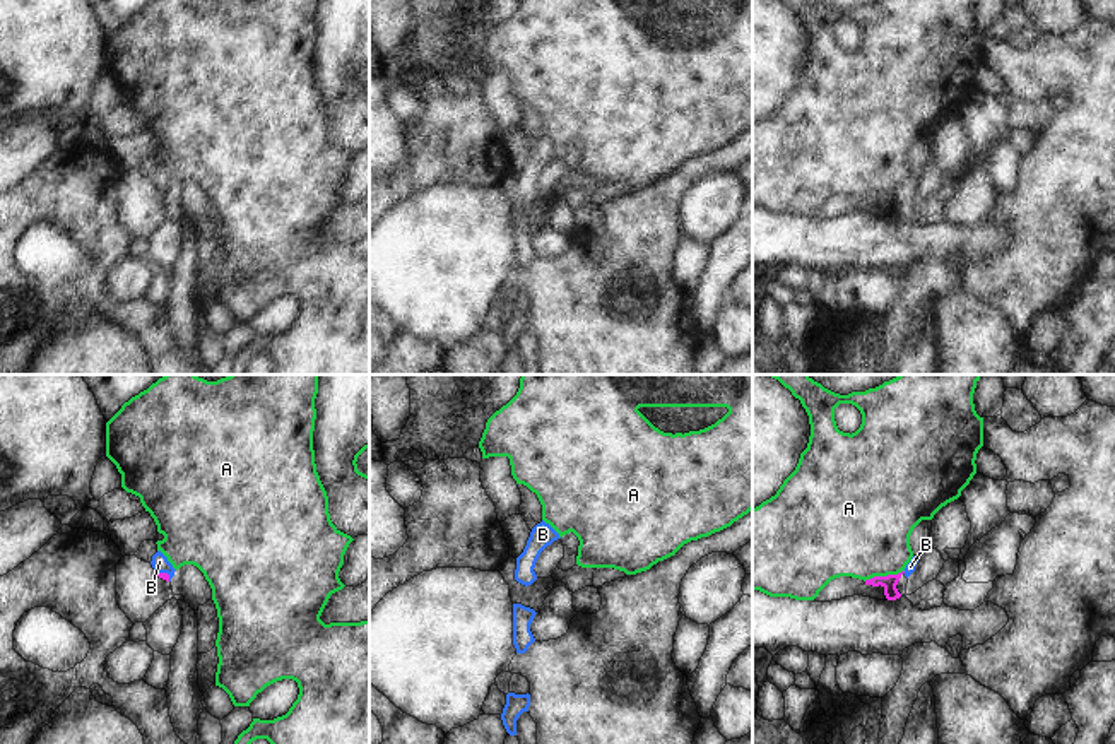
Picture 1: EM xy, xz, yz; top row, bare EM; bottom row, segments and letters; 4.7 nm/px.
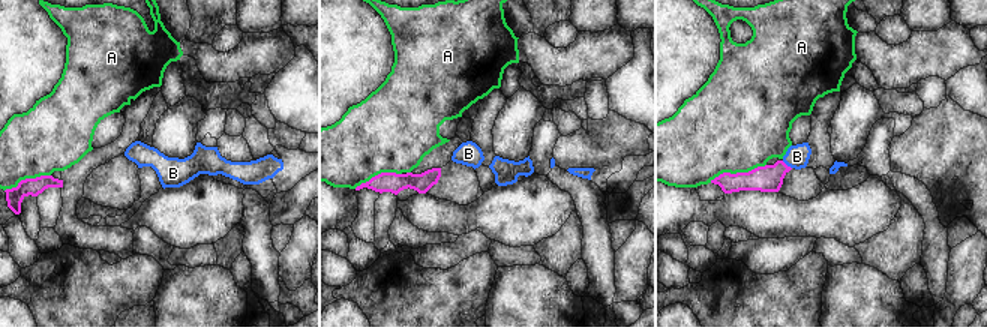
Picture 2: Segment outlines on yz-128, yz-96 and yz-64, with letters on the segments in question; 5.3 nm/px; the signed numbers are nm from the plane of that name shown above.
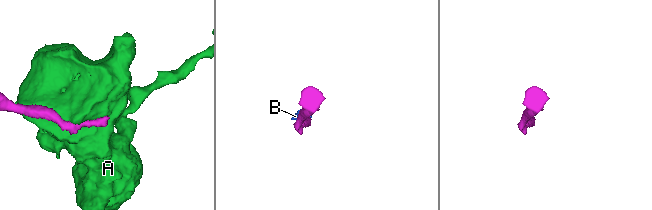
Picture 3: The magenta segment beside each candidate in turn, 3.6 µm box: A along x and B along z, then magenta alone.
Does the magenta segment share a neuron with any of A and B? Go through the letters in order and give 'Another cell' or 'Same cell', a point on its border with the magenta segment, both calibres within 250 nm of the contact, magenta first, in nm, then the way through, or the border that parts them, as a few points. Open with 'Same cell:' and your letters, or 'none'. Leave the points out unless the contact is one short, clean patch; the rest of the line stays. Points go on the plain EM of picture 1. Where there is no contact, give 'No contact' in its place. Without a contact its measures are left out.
Same cell: B
A: Another cell. Touches magenta at yz (883, 194). Thickness 70 nm (magenta) against 460 nm
B: Same cell. Touches magenta at xy (165, 190). Thickness 30 nm (magenta) against 80 nm. Path across: xy (161, 192), (165, 190), (159, 178)

